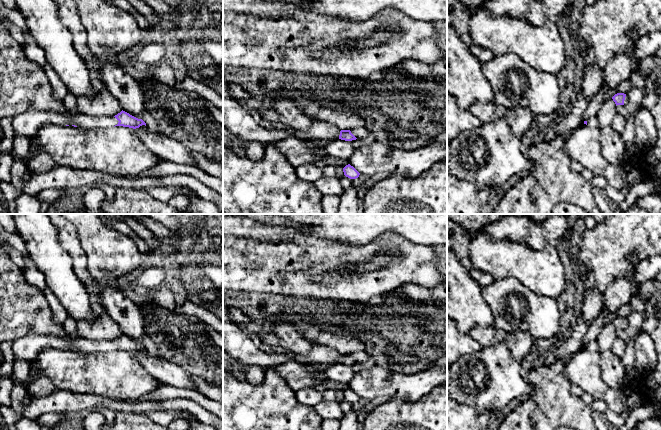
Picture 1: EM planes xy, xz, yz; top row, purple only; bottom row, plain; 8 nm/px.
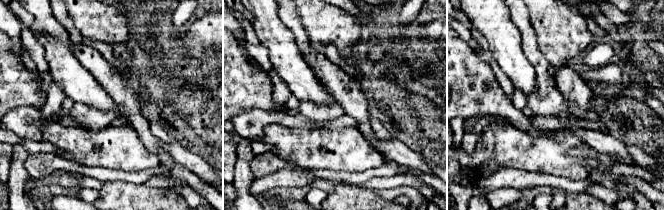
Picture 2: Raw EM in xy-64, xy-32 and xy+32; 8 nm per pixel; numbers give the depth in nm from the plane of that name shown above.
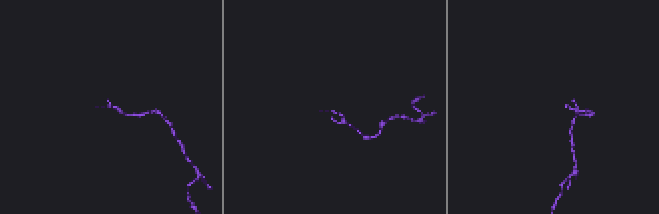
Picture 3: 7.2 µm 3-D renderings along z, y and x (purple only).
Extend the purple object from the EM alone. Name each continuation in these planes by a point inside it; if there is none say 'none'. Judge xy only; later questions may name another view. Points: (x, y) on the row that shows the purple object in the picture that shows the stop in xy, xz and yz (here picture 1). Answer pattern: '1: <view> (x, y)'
1: xy (27, 123)

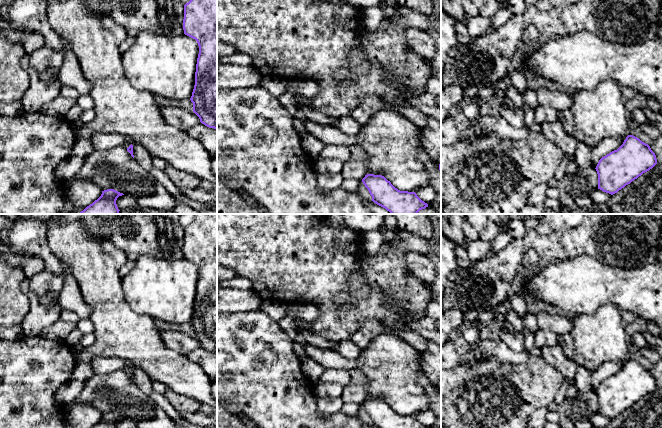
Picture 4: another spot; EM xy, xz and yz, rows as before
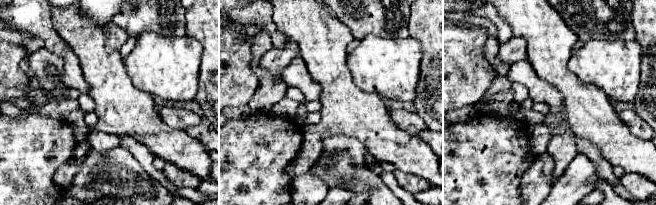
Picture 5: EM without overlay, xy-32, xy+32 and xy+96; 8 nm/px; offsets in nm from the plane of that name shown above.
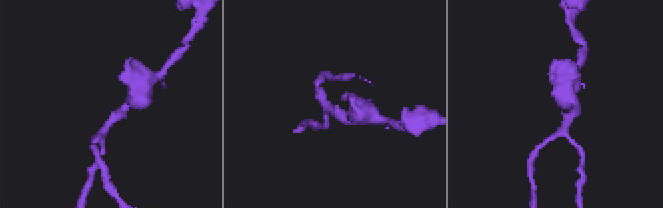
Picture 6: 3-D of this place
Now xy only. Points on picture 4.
1: xy (101, 141)

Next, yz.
none

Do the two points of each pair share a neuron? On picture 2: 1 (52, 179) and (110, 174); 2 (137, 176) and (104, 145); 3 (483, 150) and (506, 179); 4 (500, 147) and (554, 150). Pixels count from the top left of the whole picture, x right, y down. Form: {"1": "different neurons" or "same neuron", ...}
{"1": "different neurons", "2": "different neurons", "3": "different neurons", "4": "same neuron"}

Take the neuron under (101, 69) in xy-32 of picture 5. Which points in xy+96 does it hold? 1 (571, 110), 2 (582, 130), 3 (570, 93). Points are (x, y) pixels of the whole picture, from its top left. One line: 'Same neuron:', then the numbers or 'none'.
Same neuron: 1, 2, 3

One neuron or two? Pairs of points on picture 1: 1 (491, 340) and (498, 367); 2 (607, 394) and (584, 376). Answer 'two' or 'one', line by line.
1: two
2: one

